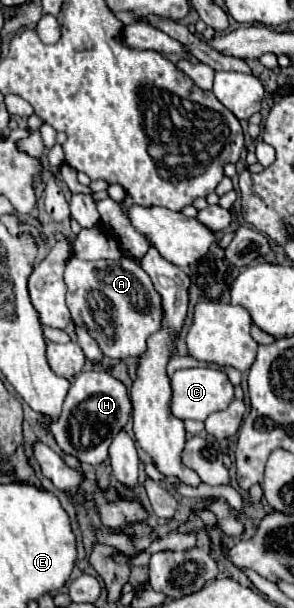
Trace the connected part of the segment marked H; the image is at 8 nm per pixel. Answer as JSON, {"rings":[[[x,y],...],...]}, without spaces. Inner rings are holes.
{"rings":[[[80,371],[62,407],[62,417],[52,423],[42,417],[54,435],[58,447],[64,453],[74,455],[84,465],[100,465],[108,457],[108,447],[112,439],[124,429],[132,415],[132,403],[128,389],[122,381],[114,379],[108,371]]]}

